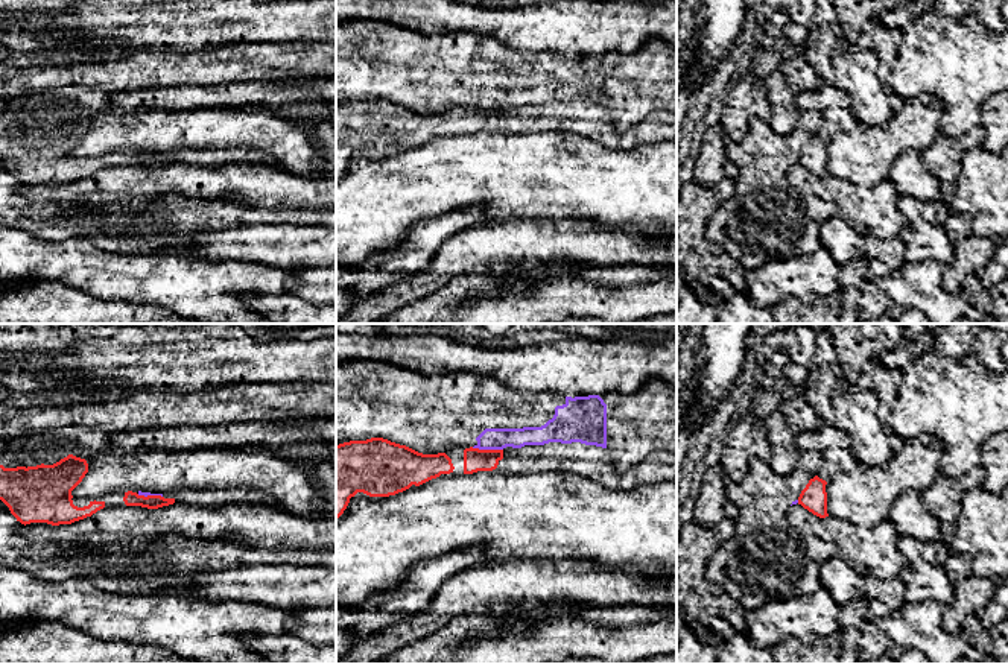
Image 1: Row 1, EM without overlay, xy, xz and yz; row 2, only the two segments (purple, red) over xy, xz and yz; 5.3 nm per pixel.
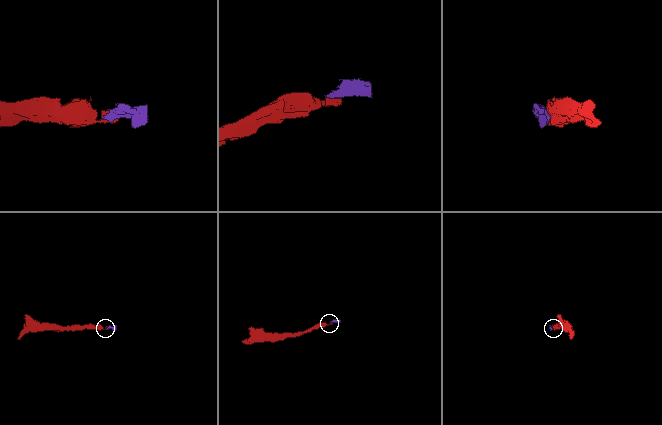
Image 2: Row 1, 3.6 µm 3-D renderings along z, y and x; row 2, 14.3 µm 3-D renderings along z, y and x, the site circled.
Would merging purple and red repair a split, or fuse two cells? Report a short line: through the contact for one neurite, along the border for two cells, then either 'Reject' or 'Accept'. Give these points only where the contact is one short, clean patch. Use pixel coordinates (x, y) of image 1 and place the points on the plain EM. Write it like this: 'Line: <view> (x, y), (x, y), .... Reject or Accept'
Line: xz (472, 107), (502, 110). Reject

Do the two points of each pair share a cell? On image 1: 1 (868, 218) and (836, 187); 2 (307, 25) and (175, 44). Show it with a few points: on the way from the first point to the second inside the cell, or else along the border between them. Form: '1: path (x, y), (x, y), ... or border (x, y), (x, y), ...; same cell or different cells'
1: path (861, 210), (844, 195); same cell
2: path (274, 23), (209, 23); same cell

